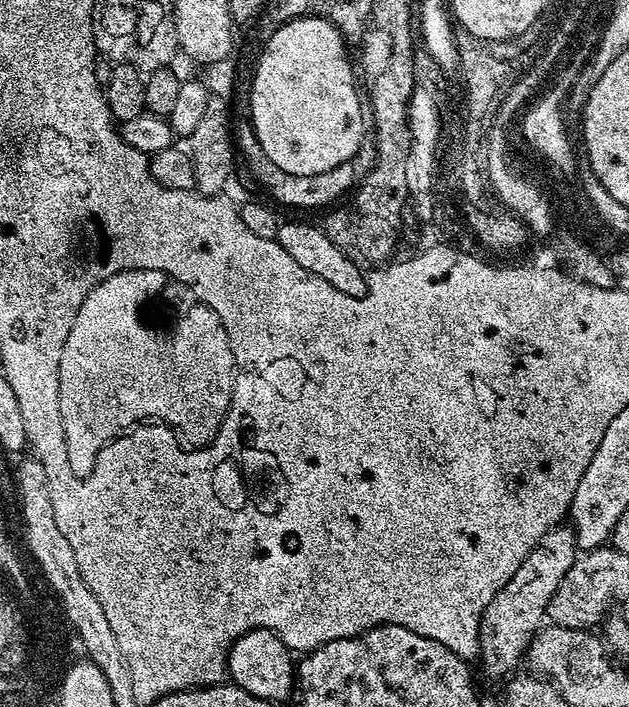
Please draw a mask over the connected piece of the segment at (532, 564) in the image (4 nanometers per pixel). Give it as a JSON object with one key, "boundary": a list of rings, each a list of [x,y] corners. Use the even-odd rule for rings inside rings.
{"boundary":[[[552,526],[538,542],[538,546],[526,554],[526,562],[518,566],[514,578],[510,578],[510,582],[506,582],[506,586],[494,594],[494,602],[486,606],[480,623],[479,659],[484,660],[484,668],[490,675],[507,677],[519,669],[516,667],[525,659],[532,637],[545,623],[550,598],[554,598],[558,582],[566,578],[566,570],[574,566],[577,555],[576,533],[571,527]]]}

